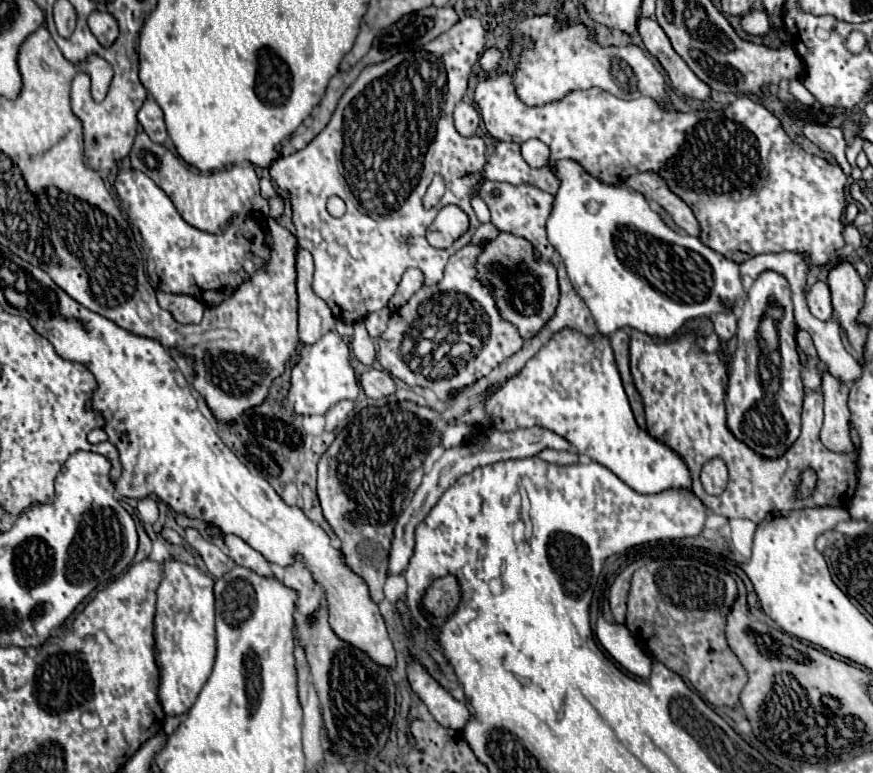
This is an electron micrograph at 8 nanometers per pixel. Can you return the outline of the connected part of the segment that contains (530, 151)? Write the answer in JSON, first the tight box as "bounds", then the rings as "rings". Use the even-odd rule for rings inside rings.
{"bounds":[521,139,549,167],"rings":[[[527,139],[521,143],[521,157],[531,167],[543,167],[549,159],[549,147],[545,147],[545,143],[539,139]]]}

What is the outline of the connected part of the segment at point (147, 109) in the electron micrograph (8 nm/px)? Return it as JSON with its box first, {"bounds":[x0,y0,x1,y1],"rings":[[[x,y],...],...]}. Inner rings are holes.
{"bounds":[137,95,167,143],"rings":[[[151,95],[143,103],[143,107],[139,109],[139,115],[137,117],[139,117],[139,123],[143,125],[145,133],[155,143],[165,143],[167,129],[165,129],[165,121],[163,121],[163,111],[161,111],[161,107],[155,103],[155,99]]]}

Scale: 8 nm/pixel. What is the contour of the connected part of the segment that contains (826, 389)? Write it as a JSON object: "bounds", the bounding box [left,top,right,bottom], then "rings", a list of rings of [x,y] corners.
{"bounds":[821,371,855,453],"rings":[[[829,371],[823,373],[823,397],[825,397],[825,421],[821,429],[821,441],[827,449],[835,453],[853,453],[855,445],[851,441],[849,427],[849,385],[833,379]]]}

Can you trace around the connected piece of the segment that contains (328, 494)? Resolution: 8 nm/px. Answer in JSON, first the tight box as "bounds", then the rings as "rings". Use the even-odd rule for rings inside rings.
{"bounds":[317,253,597,601],"rings":[[[555,253],[551,257],[551,263],[559,271],[559,287],[561,287],[561,301],[557,307],[555,317],[533,337],[527,339],[517,355],[513,359],[505,359],[505,363],[497,365],[485,379],[479,379],[473,387],[465,387],[465,391],[457,393],[452,399],[451,406],[443,413],[417,407],[415,403],[403,401],[391,401],[385,407],[367,407],[359,411],[345,429],[337,435],[333,445],[323,453],[319,461],[319,479],[317,479],[317,493],[323,507],[323,515],[333,527],[335,535],[341,539],[343,555],[347,565],[361,575],[371,591],[373,601],[383,601],[383,585],[387,579],[387,559],[391,553],[391,539],[393,539],[393,527],[397,523],[397,515],[403,511],[405,501],[413,497],[413,493],[407,489],[407,477],[405,477],[405,461],[413,457],[415,453],[425,453],[427,447],[441,445],[441,435],[448,423],[467,425],[491,425],[491,417],[485,409],[485,399],[495,393],[503,383],[515,375],[521,373],[525,363],[559,331],[565,327],[577,329],[587,339],[593,339],[597,333],[597,327],[593,323],[593,317],[589,315],[589,309],[585,307],[583,299],[573,289],[565,263]]]}

